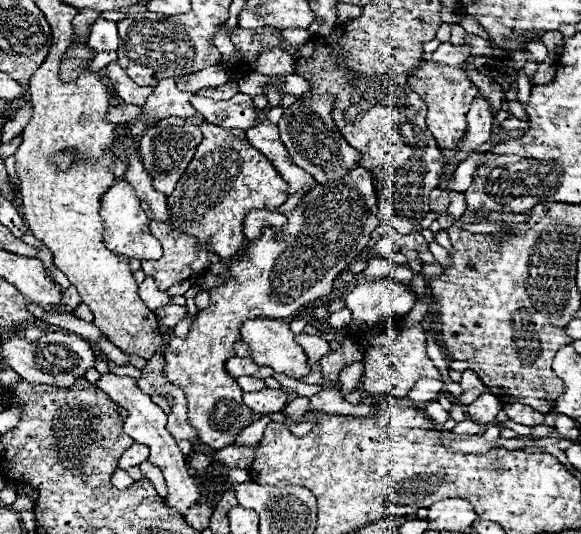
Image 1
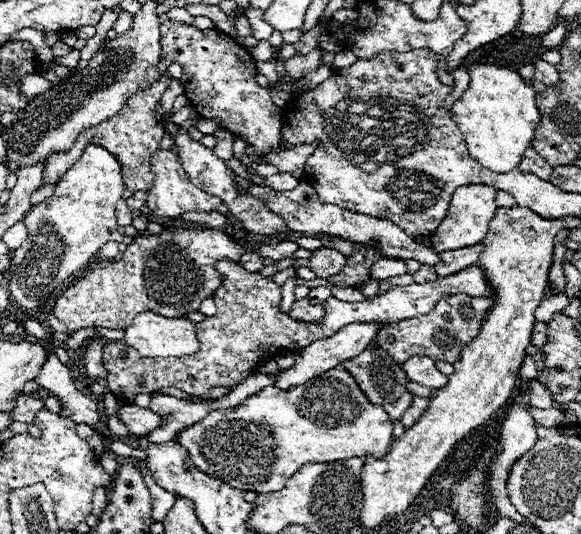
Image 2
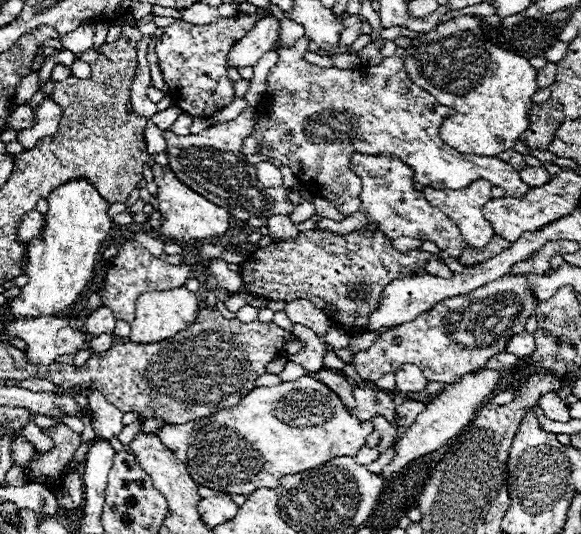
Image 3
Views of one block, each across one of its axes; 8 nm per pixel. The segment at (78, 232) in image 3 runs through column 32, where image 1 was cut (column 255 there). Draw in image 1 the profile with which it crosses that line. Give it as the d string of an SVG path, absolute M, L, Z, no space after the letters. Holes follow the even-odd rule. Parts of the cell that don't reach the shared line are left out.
M352 168L342 180L330 180L332 184L316 184L300 204L286 214L286 224L280 234L274 234L270 226L262 228L260 238L250 240L236 260L228 262L228 270L220 274L222 282L210 290L210 306L202 308L190 326L186 338L172 338L164 350L166 368L164 374L186 394L188 422L196 428L198 438L214 448L222 450L230 446L236 436L254 420L254 412L242 402L242 388L224 370L228 358L234 356L234 342L240 340L240 326L252 318L288 318L304 304L324 300L332 292L334 278L348 268L368 246L372 232L380 226L376 216L376 192L372 176L366 168Z

